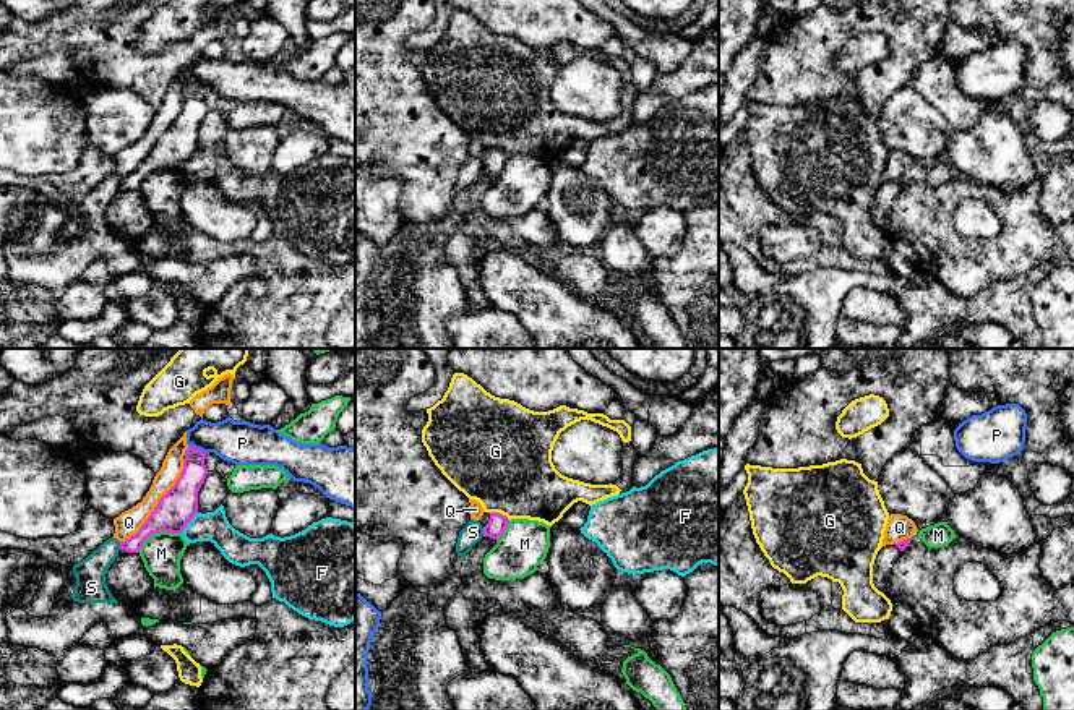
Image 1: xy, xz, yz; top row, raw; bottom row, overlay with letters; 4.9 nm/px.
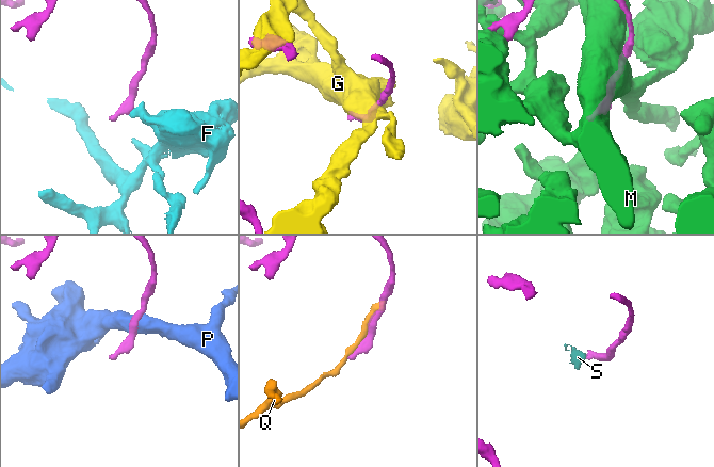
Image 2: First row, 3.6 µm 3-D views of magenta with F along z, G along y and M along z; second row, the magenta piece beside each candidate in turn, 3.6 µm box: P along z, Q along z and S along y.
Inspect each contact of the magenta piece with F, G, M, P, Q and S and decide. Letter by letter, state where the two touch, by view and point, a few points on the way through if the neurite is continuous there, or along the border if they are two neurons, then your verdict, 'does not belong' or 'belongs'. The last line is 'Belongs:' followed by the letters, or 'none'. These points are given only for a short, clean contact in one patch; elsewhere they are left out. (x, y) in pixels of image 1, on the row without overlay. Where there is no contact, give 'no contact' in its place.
F: xy (190, 158) | along xy (198, 149), (180, 169) | does not belong
G: xz (498, 149) | does not belong
M: xy (158, 169) | does not belong
P: xy (197, 86) | along xy (189, 83), (205, 89) | does not belong
Q: xy (158, 140) | does not belong
S: xz (484, 169) | along xz (482, 164), (484, 172) | does not belong
Belongs: none

